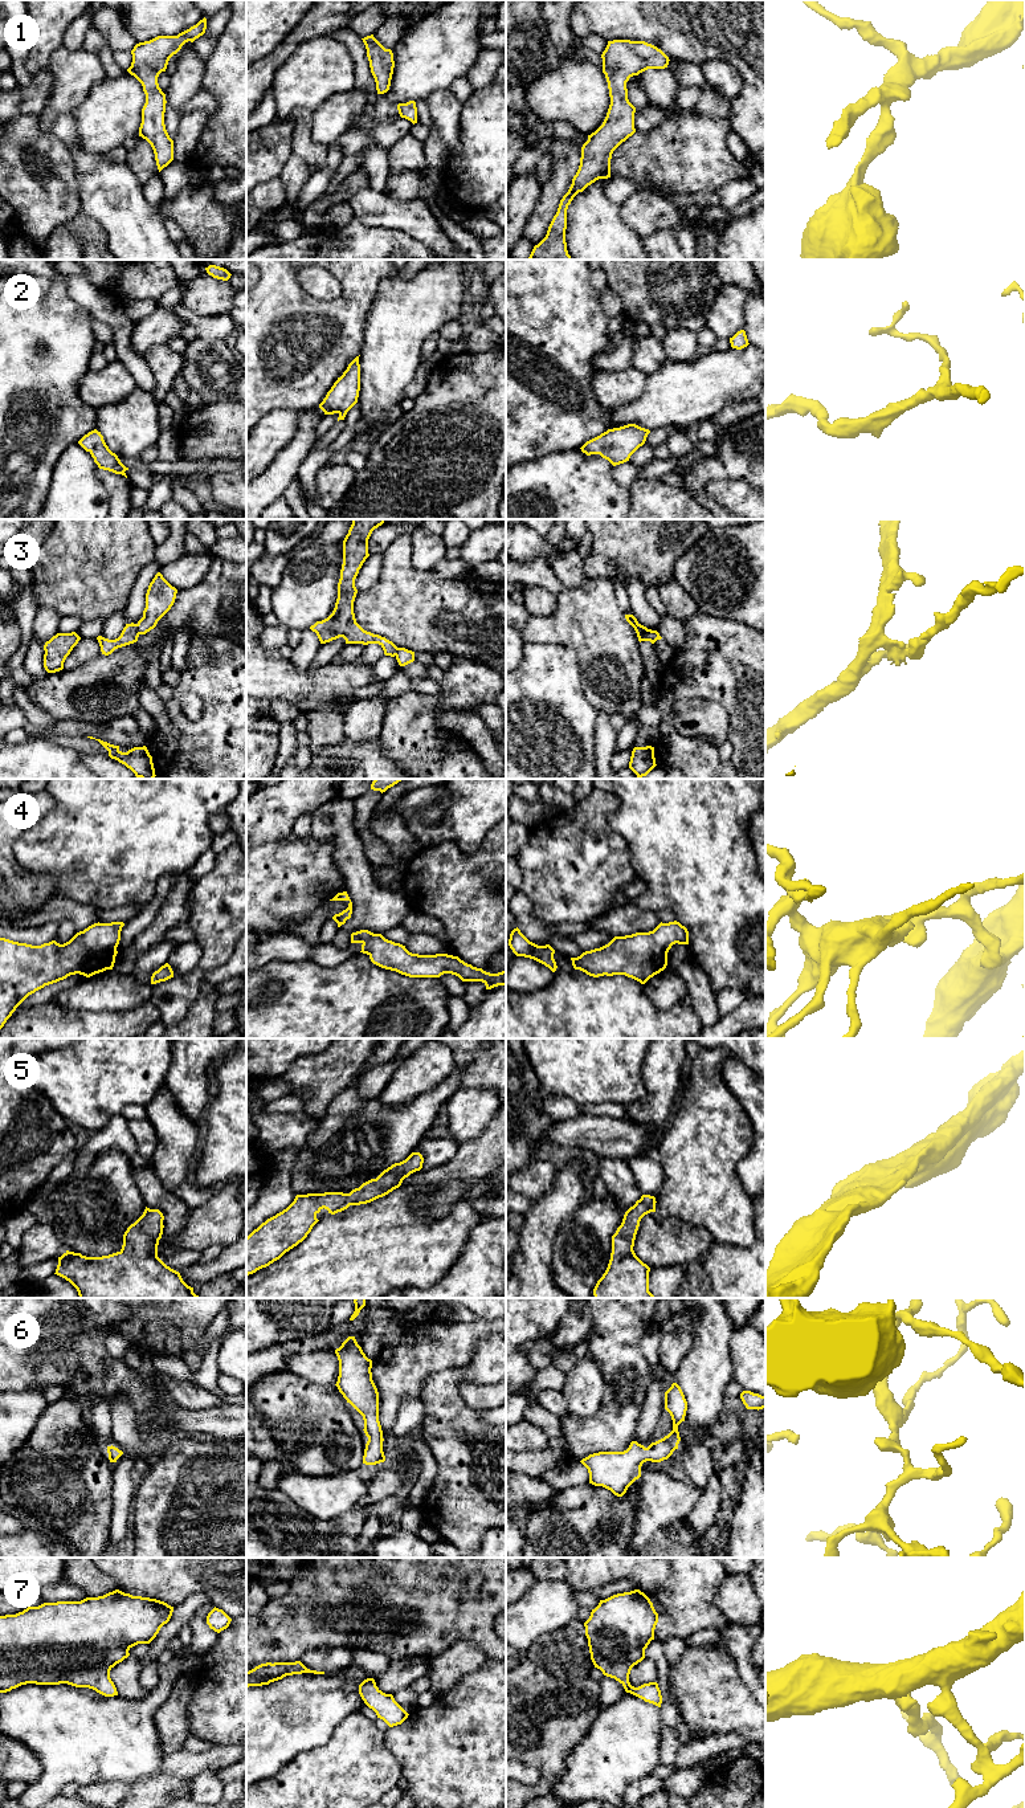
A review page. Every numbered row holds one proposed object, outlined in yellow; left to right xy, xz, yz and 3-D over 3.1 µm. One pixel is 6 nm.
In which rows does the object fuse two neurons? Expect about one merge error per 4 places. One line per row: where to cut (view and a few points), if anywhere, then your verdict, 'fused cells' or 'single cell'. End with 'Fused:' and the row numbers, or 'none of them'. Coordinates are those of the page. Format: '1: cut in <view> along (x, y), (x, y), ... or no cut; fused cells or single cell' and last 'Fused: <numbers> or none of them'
1: no cut; single cell
2: no cut; single cell
3: cut in xy along (135, 624), (139, 633); fused cells
4: no cut; single cell
5: no cut; single cell
6: no cut; single cell
7: no cut; single cell
Fused: 3

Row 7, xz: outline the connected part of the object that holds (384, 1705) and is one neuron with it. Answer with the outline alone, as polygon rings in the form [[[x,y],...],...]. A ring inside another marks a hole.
[[[367,1678],[359,1685],[359,1694],[364,1703],[376,1713],[377,1718],[383,1719],[389,1727],[401,1725],[409,1715],[392,1694],[385,1694],[376,1686],[373,1678]]]

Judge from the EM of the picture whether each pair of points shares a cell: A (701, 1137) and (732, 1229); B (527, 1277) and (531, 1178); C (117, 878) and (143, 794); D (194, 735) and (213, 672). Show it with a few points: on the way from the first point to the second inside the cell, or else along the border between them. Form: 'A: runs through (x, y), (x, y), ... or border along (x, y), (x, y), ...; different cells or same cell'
A: runs through (701, 1159), (701, 1186), (722, 1207); same cell
B: border along (554, 1176), (552, 1186), (533, 1200); different cells
C: runs through (117, 857), (117, 827), (125, 815); same cell
D: runs through (209, 719), (213, 715), (213, 688); same cell

